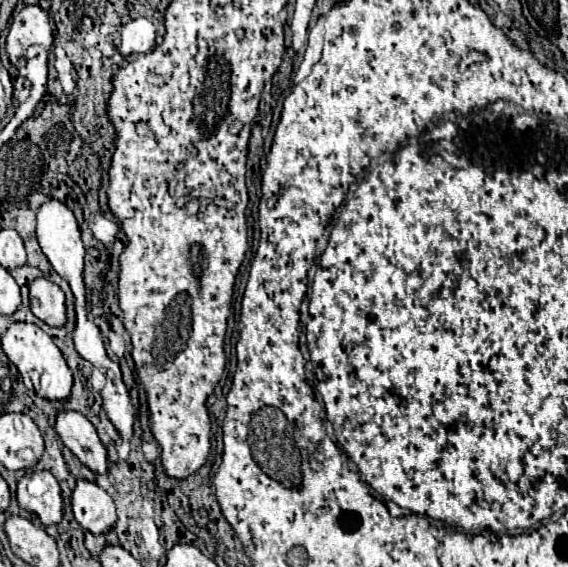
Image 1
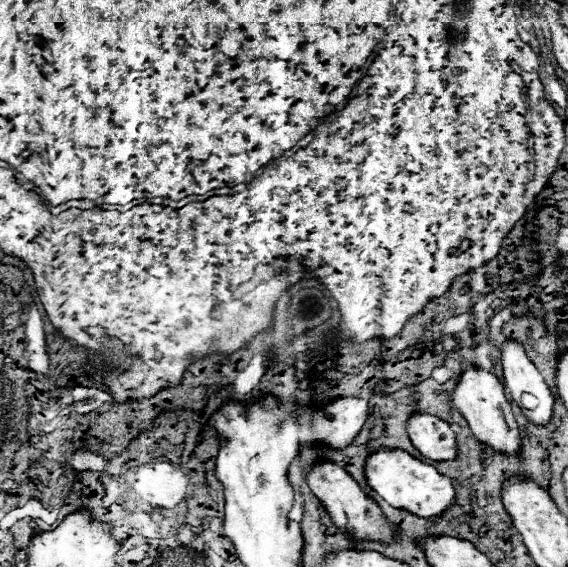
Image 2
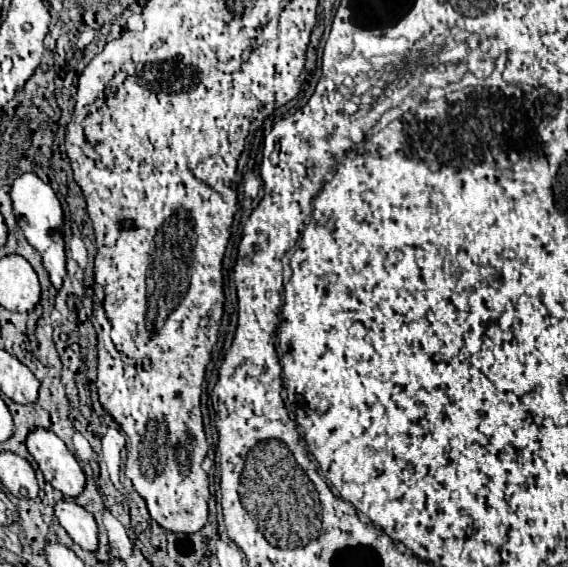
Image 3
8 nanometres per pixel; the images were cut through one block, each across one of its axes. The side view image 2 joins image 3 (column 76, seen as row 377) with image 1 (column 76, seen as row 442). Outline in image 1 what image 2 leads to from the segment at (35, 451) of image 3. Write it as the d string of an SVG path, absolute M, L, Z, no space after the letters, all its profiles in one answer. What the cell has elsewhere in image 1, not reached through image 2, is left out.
M78 480L72 492L72 510L76 522L92 534L106 534L116 524L112 498L98 484L88 480Z

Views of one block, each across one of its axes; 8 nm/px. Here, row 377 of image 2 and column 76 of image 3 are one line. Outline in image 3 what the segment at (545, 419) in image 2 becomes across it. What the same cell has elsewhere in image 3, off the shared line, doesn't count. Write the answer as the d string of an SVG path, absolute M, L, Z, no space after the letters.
M62 498L54 506L54 516L62 524L62 528L68 532L68 536L80 544L84 550L96 550L98 548L98 526L90 512L86 512L76 502Z

